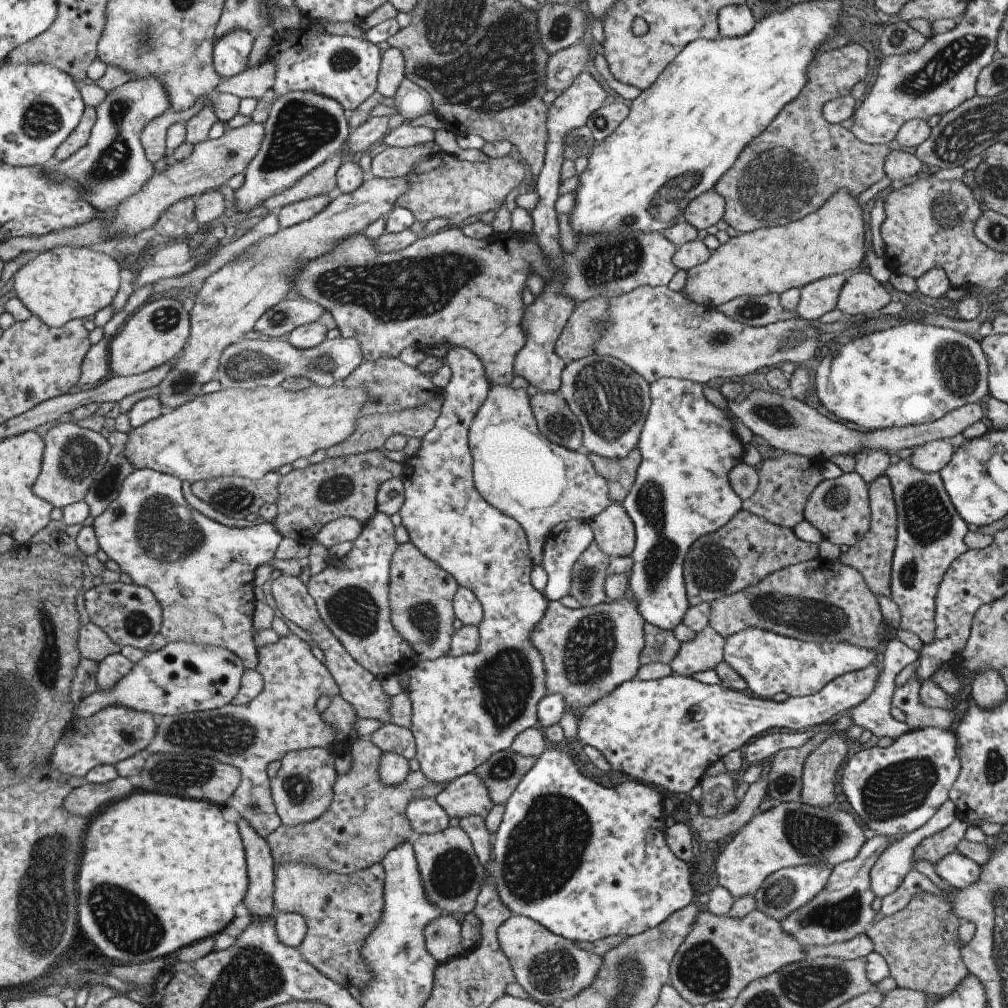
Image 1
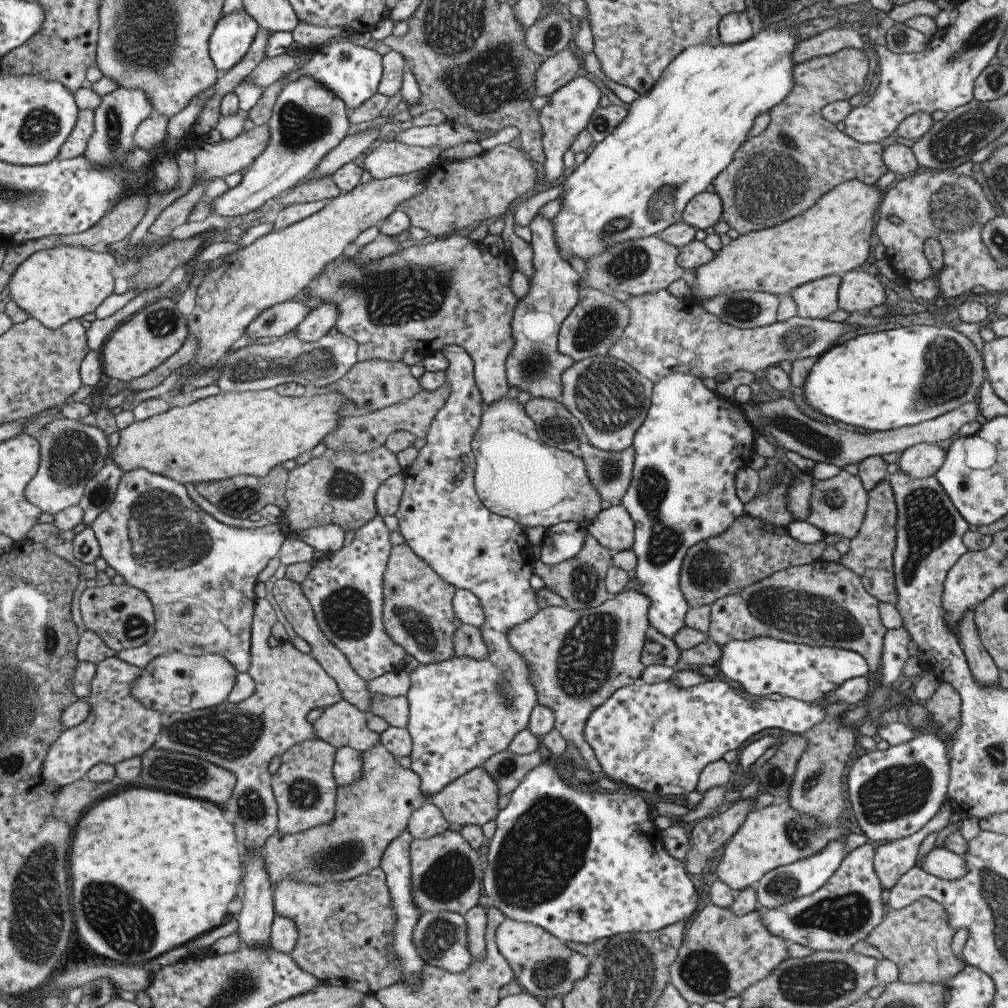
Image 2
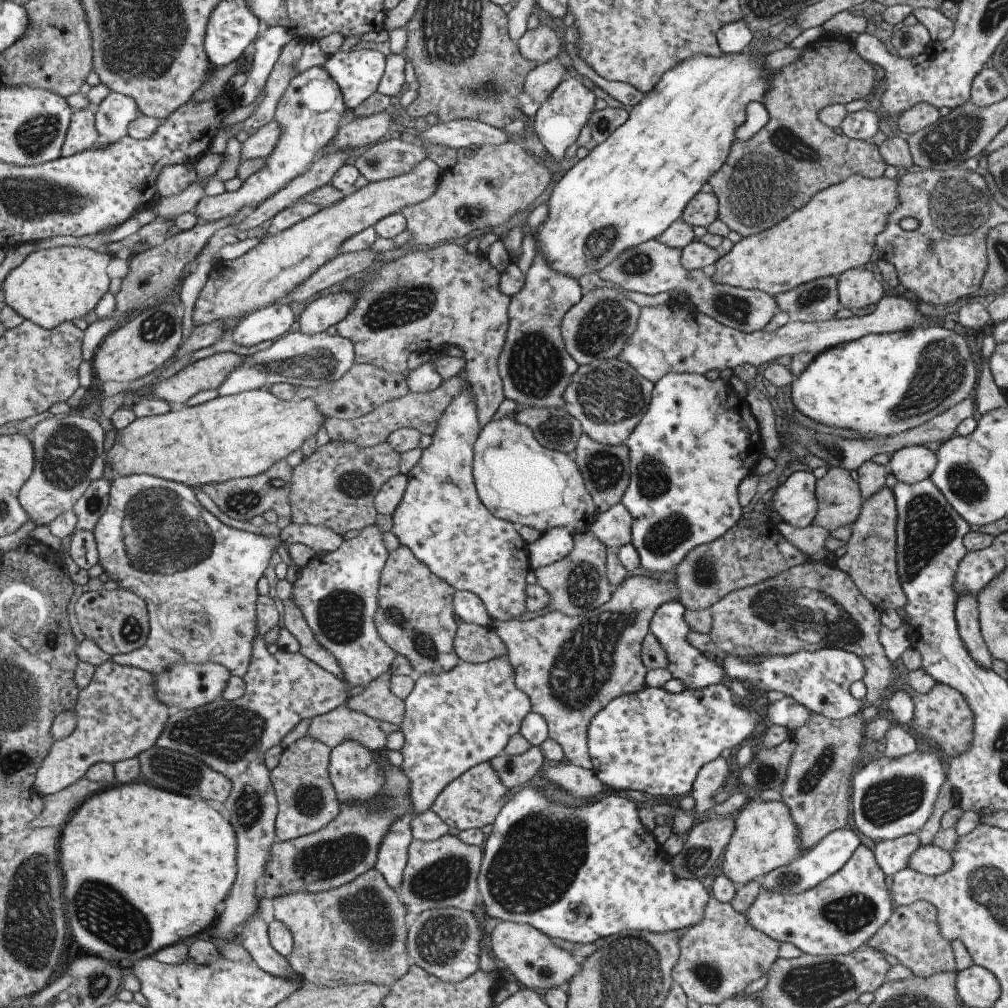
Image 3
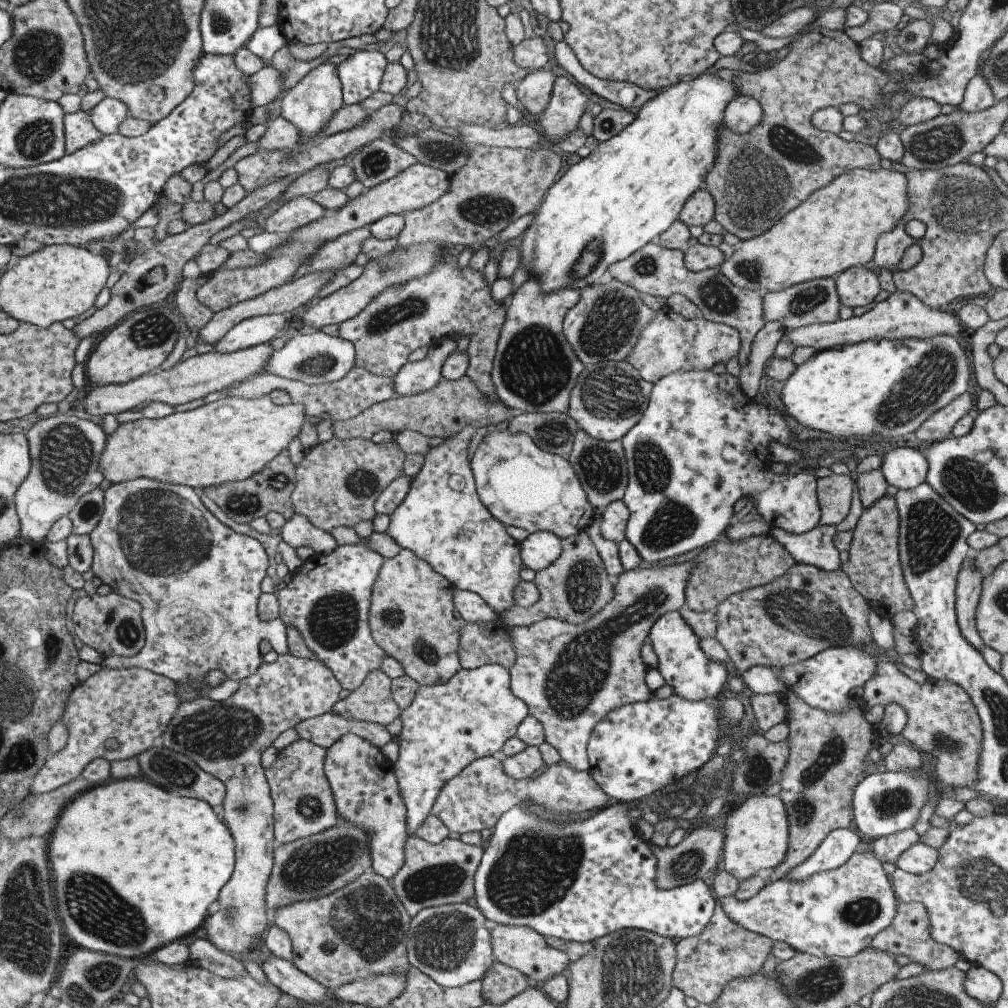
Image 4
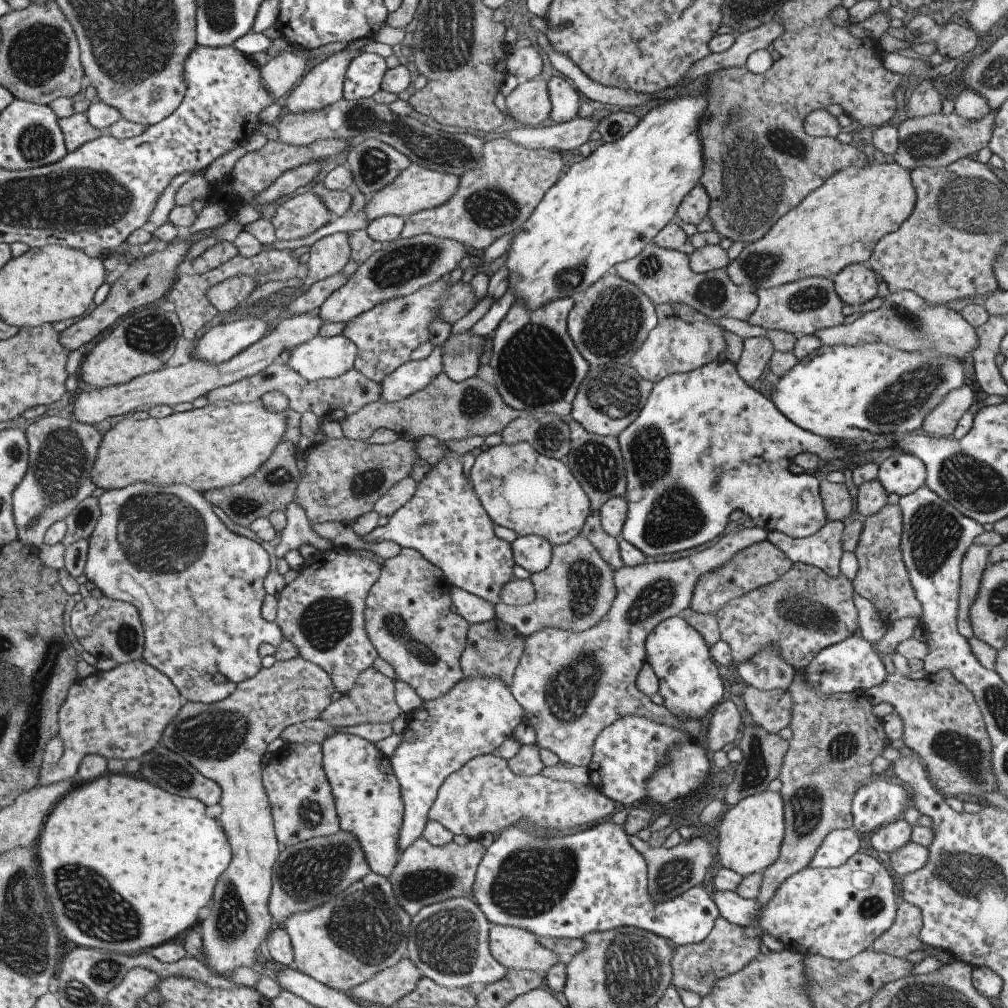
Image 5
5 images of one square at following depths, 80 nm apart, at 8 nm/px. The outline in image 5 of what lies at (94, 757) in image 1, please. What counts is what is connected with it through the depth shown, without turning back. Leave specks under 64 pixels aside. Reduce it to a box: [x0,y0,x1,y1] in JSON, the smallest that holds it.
[39,660,183,784]

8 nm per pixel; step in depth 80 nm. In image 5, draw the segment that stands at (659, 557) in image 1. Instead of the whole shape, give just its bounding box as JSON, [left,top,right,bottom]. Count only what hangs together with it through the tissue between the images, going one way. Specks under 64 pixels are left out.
[616,359,853,719]

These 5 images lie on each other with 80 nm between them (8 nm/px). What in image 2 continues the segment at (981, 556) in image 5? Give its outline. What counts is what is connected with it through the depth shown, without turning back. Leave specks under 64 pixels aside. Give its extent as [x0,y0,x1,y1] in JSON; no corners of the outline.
[956,609,999,685]

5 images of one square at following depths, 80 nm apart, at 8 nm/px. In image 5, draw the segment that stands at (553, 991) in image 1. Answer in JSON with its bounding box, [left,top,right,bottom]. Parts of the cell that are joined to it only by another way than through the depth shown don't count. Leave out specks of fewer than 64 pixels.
[488,925,558,976]

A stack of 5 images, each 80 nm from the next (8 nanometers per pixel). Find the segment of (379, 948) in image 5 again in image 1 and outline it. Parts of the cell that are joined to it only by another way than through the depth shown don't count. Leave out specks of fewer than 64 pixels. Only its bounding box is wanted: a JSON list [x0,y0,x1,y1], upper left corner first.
[272,863,384,988]

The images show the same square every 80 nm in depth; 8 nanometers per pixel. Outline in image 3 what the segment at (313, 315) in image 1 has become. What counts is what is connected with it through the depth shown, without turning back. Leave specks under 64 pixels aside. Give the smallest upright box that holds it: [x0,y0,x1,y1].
[226,303,295,346]

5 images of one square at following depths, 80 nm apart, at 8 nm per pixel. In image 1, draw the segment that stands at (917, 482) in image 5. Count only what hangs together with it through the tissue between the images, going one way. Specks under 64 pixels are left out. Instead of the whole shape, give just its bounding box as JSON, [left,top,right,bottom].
[907,440,954,473]

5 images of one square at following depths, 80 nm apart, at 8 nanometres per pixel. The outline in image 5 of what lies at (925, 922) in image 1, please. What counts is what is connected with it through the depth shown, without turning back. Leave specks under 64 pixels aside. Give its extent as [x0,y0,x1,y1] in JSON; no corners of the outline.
[871,901,953,966]

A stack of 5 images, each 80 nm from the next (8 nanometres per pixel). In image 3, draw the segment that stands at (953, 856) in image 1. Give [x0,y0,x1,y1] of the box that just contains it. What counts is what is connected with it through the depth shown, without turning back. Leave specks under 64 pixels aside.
[909,845,950,875]

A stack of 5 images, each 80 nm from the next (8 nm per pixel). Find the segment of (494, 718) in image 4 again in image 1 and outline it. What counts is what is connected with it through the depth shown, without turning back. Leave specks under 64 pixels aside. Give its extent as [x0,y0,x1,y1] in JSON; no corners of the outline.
[398,346,548,785]

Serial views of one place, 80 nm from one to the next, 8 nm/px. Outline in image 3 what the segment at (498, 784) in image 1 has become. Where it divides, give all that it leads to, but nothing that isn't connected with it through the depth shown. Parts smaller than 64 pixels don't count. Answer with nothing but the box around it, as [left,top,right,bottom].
[489,745,543,789]

